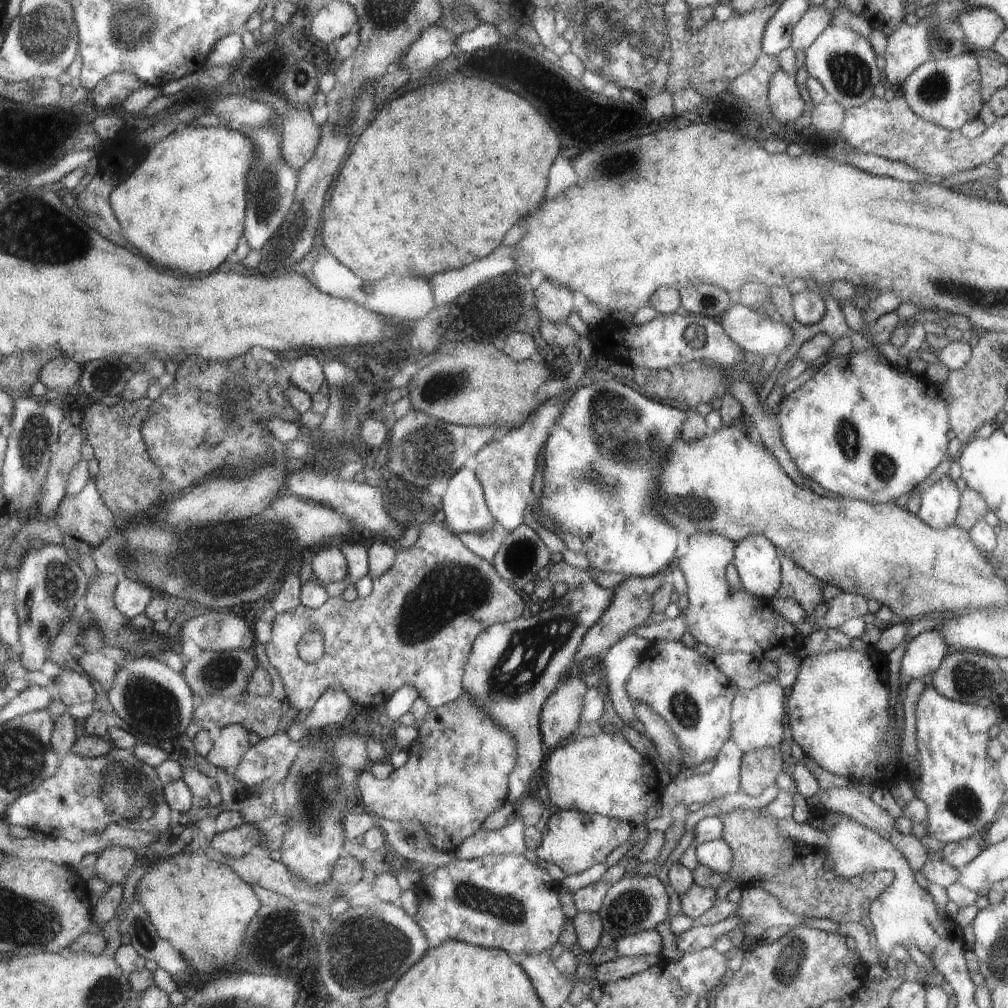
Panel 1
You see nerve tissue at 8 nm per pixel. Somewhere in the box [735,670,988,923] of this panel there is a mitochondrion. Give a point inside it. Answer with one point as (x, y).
(964, 804)

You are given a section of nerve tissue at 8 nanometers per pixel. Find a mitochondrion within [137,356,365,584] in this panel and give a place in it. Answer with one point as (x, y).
(236, 395)

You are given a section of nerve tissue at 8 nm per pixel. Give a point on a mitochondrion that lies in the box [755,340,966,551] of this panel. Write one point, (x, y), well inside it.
(847, 438)

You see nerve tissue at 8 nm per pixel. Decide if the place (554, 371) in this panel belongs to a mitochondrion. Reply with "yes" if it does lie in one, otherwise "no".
no

